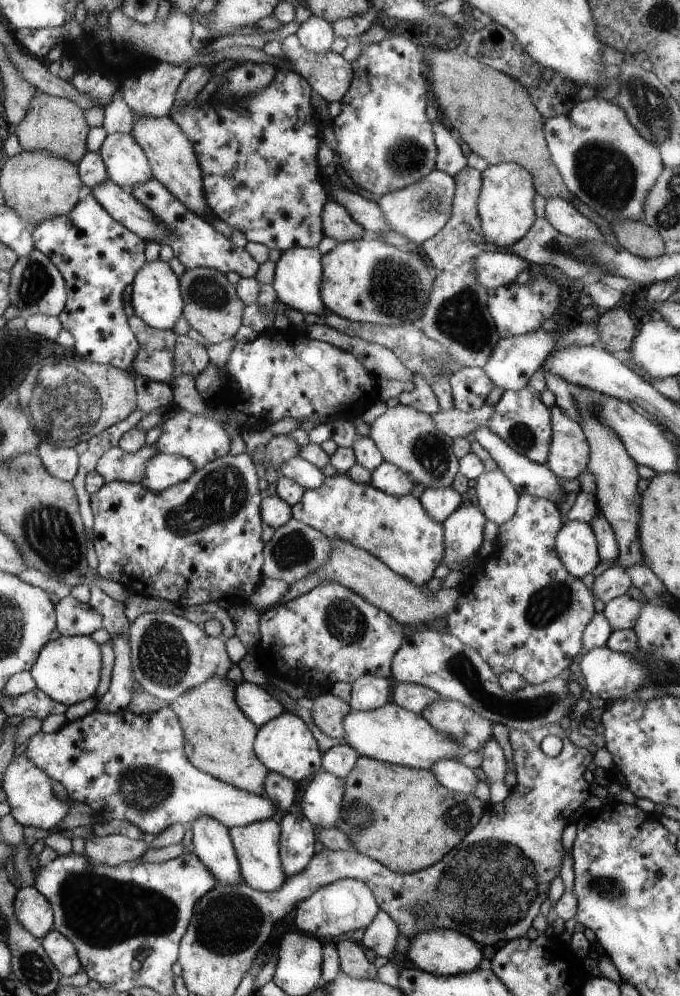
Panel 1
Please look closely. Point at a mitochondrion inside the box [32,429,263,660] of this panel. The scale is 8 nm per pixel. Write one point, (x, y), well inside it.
(222, 494)

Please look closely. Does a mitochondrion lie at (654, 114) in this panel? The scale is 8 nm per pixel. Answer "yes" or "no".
yes

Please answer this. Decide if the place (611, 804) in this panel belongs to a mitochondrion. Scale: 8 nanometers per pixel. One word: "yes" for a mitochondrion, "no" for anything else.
no

